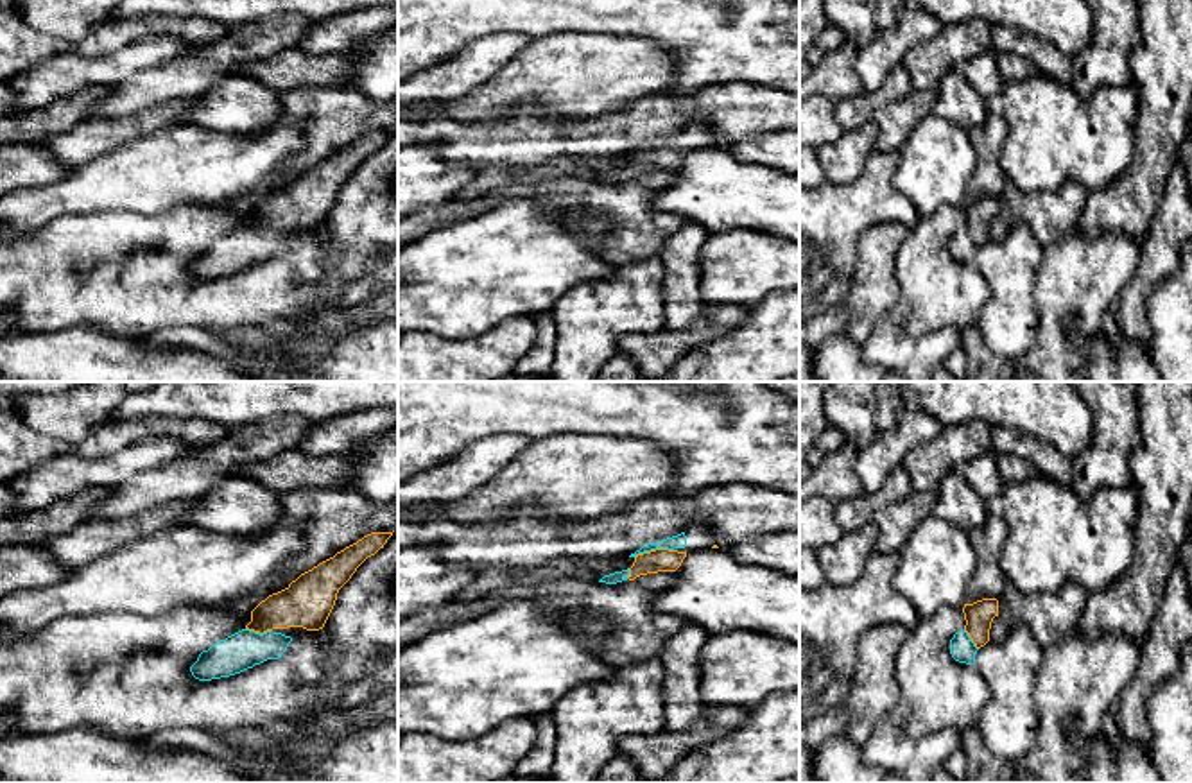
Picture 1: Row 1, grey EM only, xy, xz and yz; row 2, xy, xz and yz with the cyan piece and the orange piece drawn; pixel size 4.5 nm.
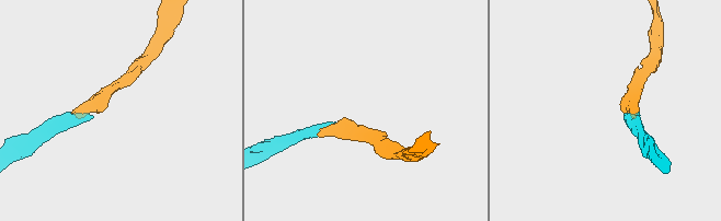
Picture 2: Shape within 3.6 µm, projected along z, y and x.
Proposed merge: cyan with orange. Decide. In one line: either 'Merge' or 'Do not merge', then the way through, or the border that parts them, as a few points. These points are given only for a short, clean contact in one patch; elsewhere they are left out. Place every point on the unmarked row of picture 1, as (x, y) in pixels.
Merge. Path across: xz (676, 140), (664, 147), (653, 147), (662, 158)

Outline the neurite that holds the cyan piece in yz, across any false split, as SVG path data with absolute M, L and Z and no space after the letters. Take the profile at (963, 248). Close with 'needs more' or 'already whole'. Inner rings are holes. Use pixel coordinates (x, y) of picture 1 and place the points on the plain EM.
M982 197L963 206L966 224L950 238L950 253L955 260L973 263L975 253L989 240L989 228L998 215L998 199Z | needs more

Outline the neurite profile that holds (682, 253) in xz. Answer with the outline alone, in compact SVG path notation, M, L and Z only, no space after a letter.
M692 220L681 226L661 247L658 258L665 267L663 301L665 330L681 331L704 314L699 296L701 249L710 233Z

